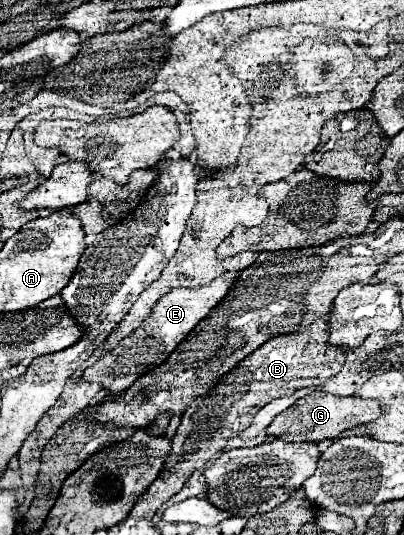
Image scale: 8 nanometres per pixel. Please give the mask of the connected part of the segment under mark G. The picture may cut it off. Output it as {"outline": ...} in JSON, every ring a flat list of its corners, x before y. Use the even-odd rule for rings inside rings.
{"outline":[[314,390,306,398,300,398,288,410,278,414,270,426,268,436,280,438,284,442,320,442,326,438,336,438,338,432,346,428,354,428,360,424,368,424,380,416,380,402,378,400,364,400,364,398,340,398,328,392]]}

